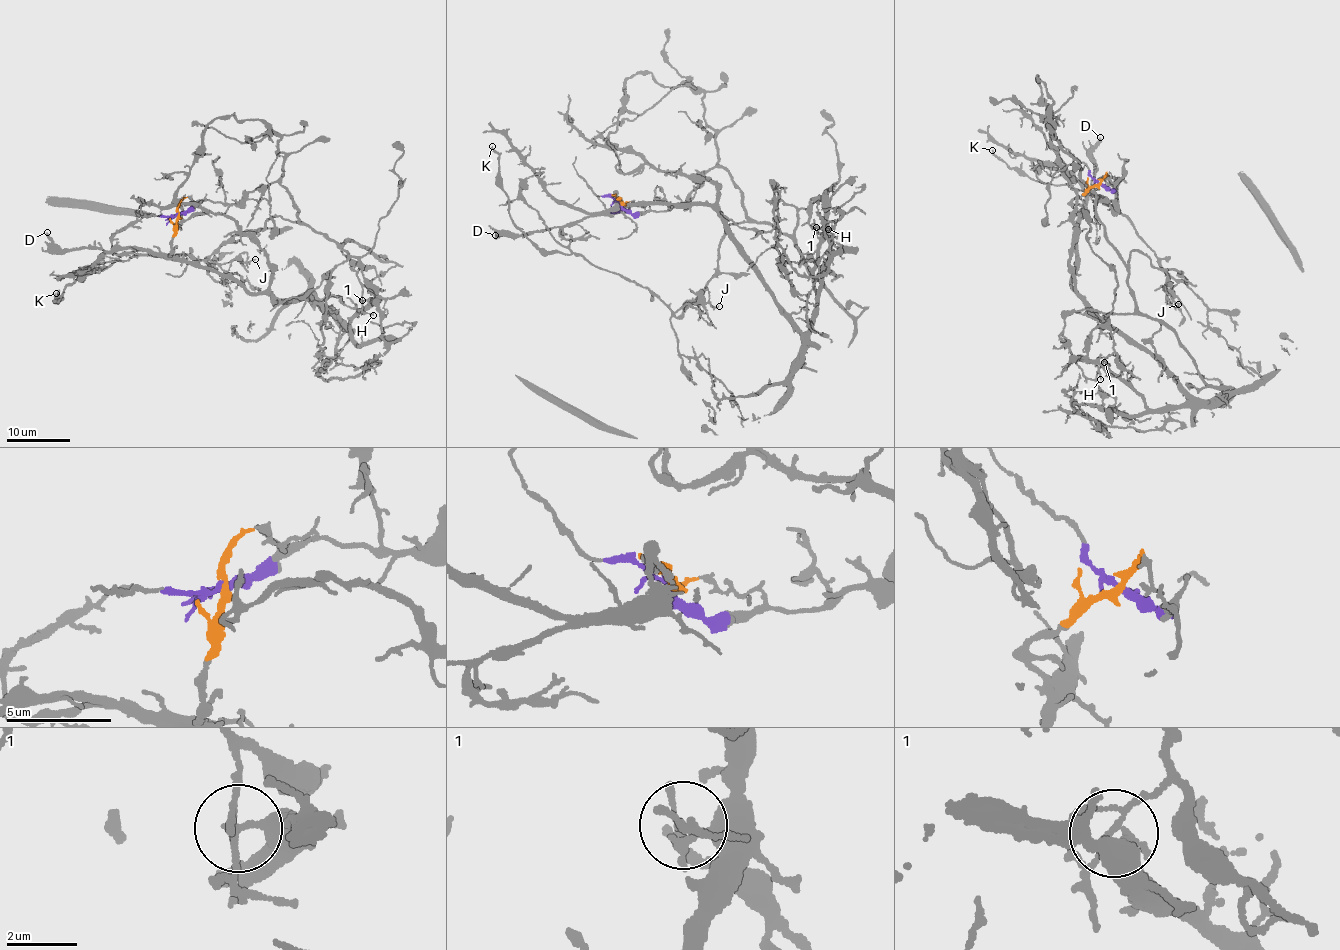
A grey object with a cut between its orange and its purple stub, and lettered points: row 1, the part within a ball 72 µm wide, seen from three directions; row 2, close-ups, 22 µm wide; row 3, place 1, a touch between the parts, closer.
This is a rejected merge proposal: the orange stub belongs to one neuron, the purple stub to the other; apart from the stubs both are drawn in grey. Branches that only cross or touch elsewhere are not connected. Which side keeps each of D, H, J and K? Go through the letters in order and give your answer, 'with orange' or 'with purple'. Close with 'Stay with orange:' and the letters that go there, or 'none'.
D: with orange
H: with purple
J: with purple
K: with purple
Stay with orange: D

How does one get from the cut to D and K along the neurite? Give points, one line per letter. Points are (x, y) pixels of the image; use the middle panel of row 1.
D: (621, 204), (622, 199), (615, 196), (616, 193), (614, 205), (581, 220), (544, 230), (495, 235)
K: (621, 204), (685, 204), (714, 168), (747, 220), (678, 316), (526, 236), (492, 147)

